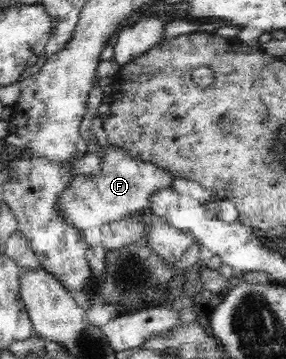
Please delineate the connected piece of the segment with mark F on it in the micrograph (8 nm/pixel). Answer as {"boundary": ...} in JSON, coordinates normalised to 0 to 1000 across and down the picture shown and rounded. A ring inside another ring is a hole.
{"boundary":[[[371,407],[350,451],[350,479],[322,493],[262,493],[206,546],[206,591],[252,635],[353,635],[360,624],[517,585],[528,549],[566,524],[601,521],[598,479],[542,457],[476,443],[413,407]]]}

